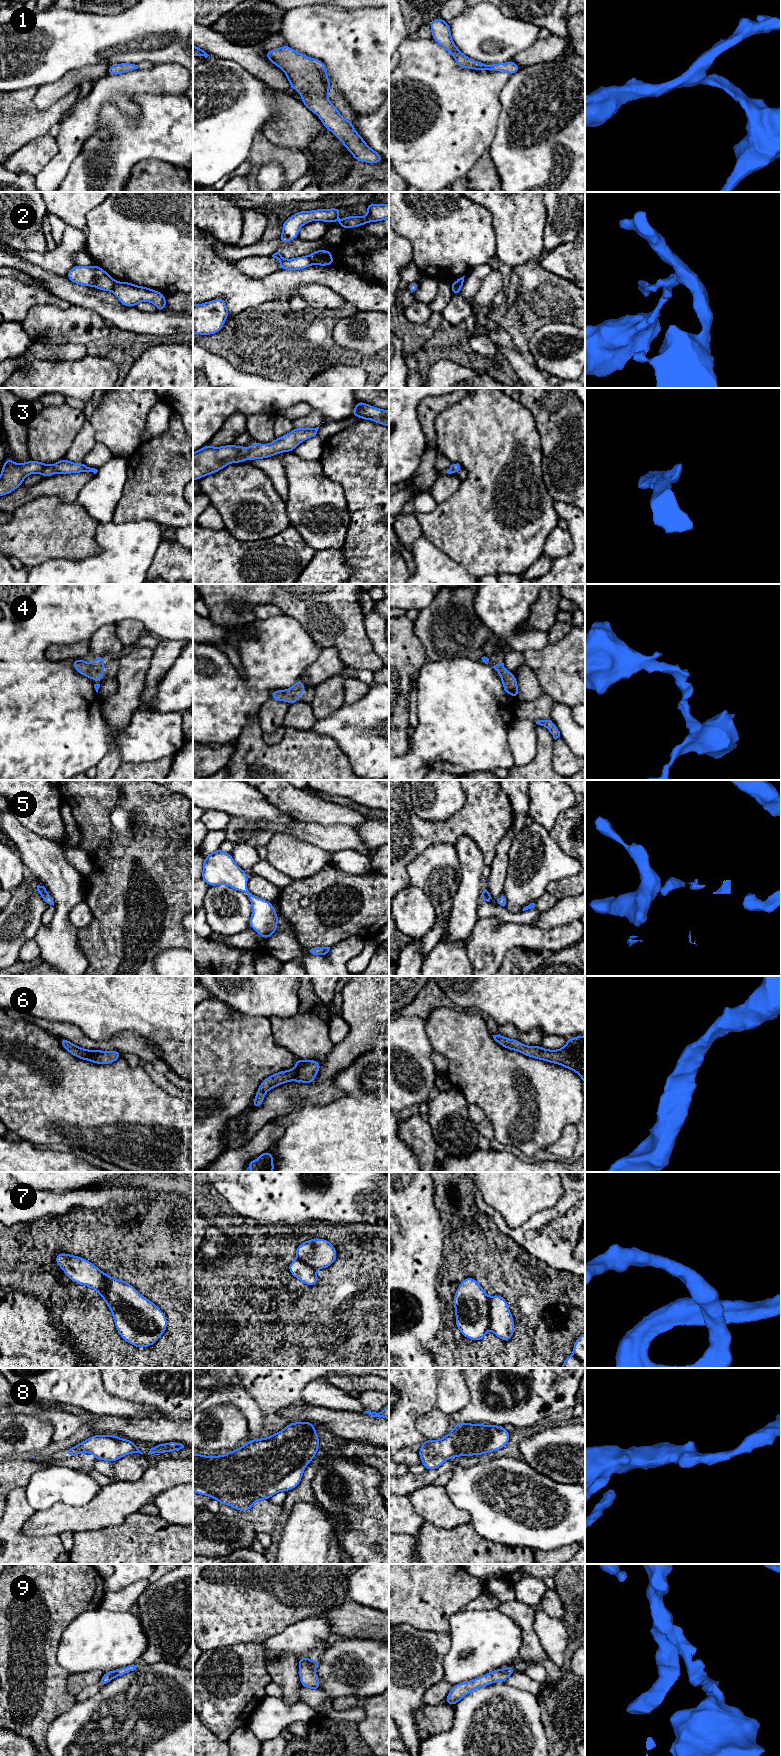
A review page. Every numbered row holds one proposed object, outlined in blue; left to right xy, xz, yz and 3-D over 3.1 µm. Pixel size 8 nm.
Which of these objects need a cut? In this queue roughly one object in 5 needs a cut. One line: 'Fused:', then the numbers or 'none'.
Fused: 2

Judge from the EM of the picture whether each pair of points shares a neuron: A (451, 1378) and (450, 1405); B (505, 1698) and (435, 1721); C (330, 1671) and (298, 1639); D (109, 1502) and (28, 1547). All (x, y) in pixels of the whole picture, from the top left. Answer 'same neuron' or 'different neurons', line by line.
A: same neuron
B: different neurons
C: same neuron
D: different neurons

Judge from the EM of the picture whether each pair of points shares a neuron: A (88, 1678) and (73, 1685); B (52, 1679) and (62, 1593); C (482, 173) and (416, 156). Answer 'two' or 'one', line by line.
A: one
B: one
C: two

